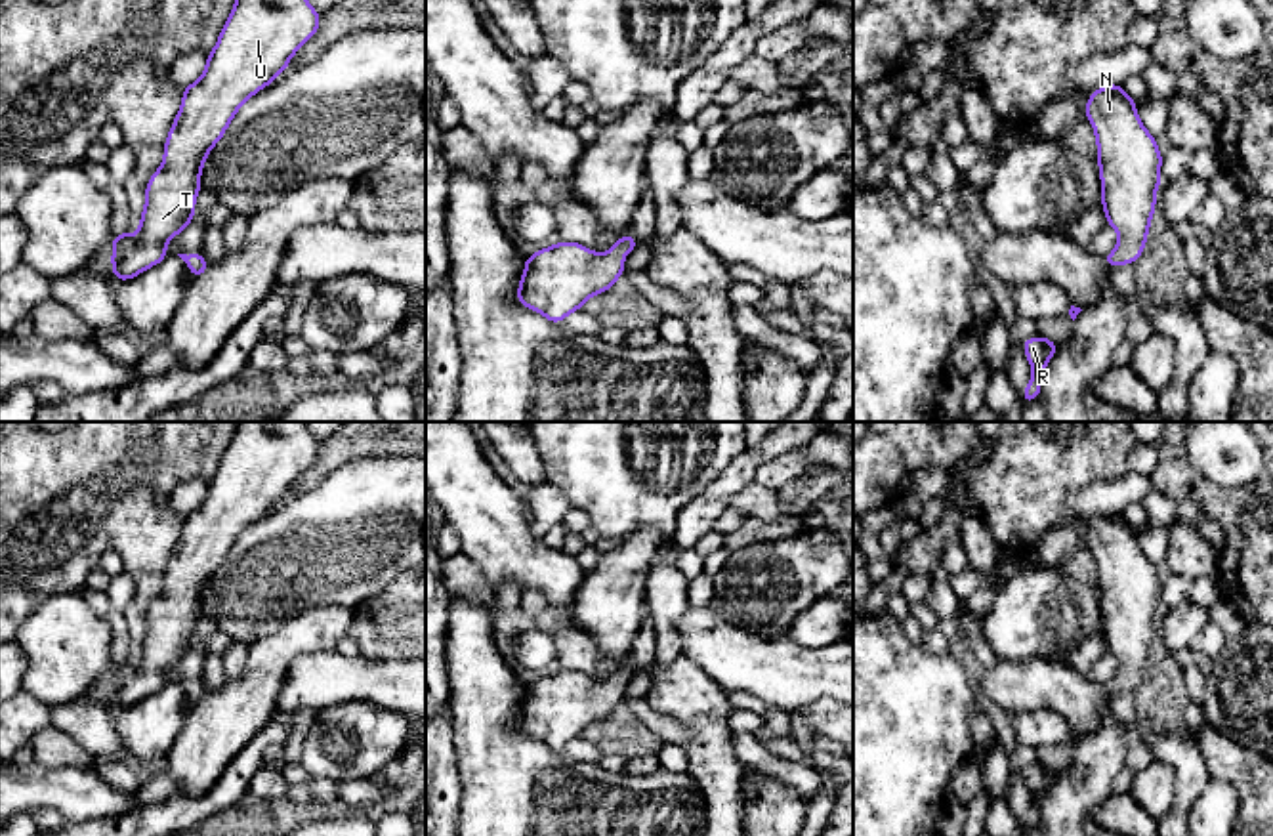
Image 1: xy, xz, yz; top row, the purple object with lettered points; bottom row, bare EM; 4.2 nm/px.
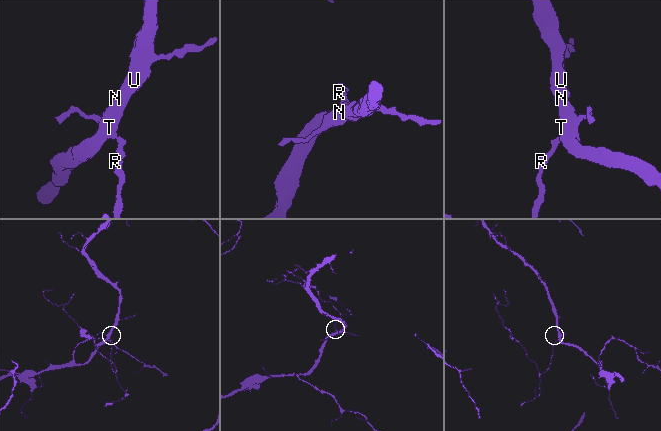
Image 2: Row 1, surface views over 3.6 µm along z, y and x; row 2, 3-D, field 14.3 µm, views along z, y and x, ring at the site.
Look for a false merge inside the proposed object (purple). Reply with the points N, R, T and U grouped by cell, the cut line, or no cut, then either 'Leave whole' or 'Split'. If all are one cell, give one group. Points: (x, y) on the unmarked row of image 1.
Groups: N R T U. No split. Leave whole

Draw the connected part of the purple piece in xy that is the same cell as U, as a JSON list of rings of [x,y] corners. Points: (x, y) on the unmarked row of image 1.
[[[237,422],[218,471],[208,481],[204,500],[195,512],[183,515],[179,540],[164,571],[162,592],[145,617],[137,664],[134,666],[128,657],[111,668],[113,702],[118,708],[134,706],[168,683],[168,668],[193,649],[200,599],[208,580],[221,567],[239,534],[281,504],[290,485],[317,460],[319,450],[321,443],[303,422]]]

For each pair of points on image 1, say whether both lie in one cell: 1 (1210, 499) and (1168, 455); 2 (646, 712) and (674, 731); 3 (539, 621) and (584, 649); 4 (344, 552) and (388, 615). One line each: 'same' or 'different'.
1: same
2: same
3: same
4: different

